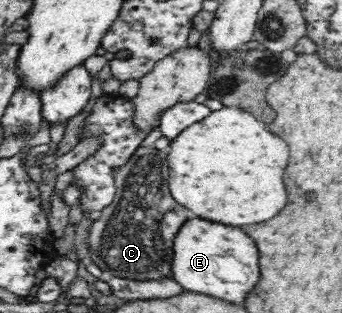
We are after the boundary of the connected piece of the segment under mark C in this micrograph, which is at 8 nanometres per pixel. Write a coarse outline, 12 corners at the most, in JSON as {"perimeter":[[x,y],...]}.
{"perimeter":[[138,147],[89,227],[111,277],[173,277],[168,149]]}

